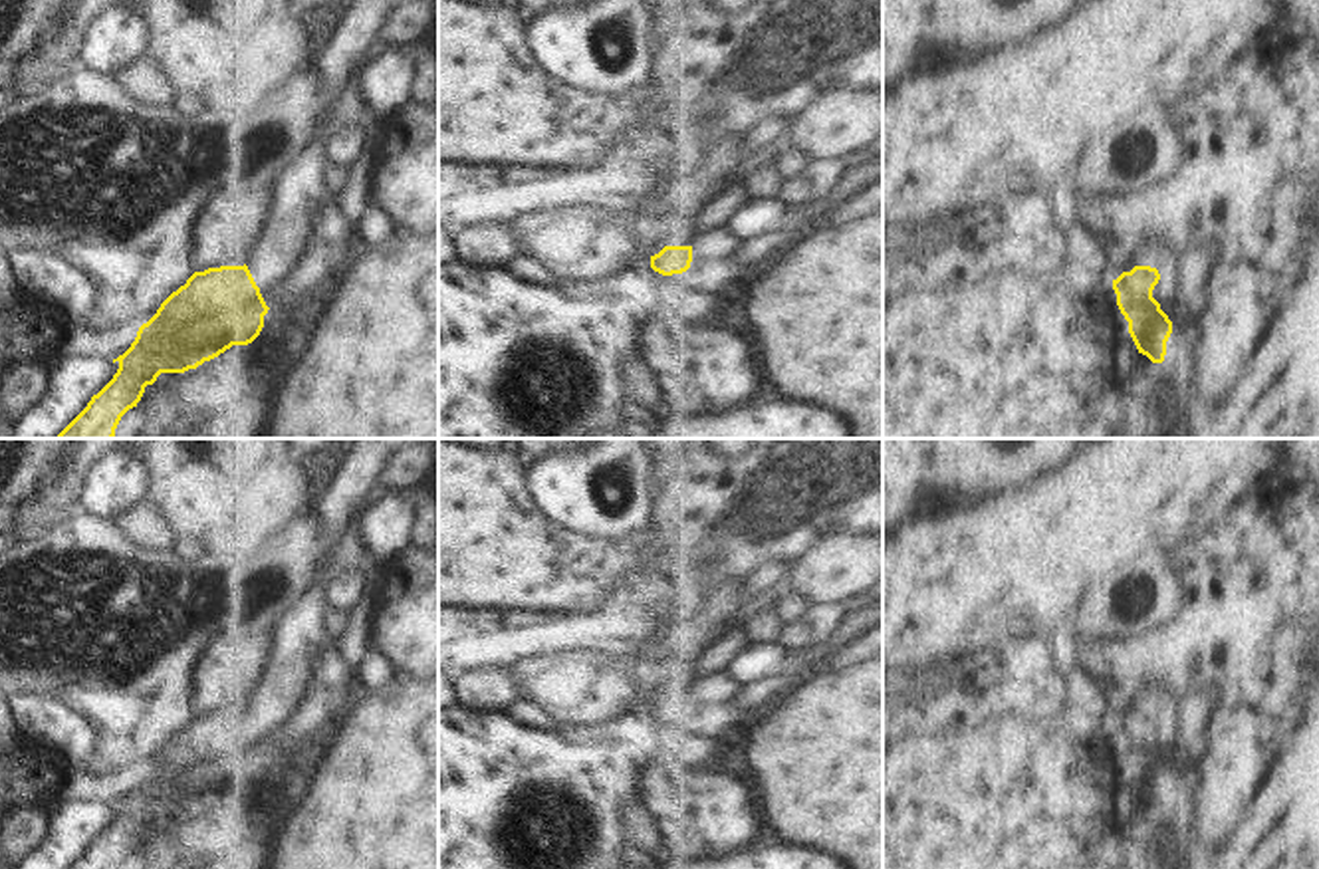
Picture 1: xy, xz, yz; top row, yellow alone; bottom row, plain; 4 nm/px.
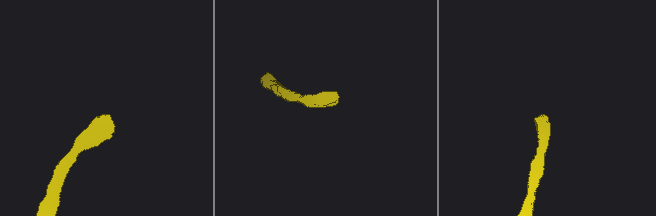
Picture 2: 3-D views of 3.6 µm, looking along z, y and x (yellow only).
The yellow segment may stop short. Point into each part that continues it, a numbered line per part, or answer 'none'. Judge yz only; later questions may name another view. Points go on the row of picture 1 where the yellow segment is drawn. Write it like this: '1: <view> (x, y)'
1: yz (1153, 258)

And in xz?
1: xz (715, 266)

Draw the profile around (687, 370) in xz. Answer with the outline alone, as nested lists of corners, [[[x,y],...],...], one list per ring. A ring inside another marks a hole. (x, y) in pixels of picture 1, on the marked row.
[[[690,319],[643,323],[641,381],[649,411],[706,415],[758,397],[762,375],[750,337]]]

